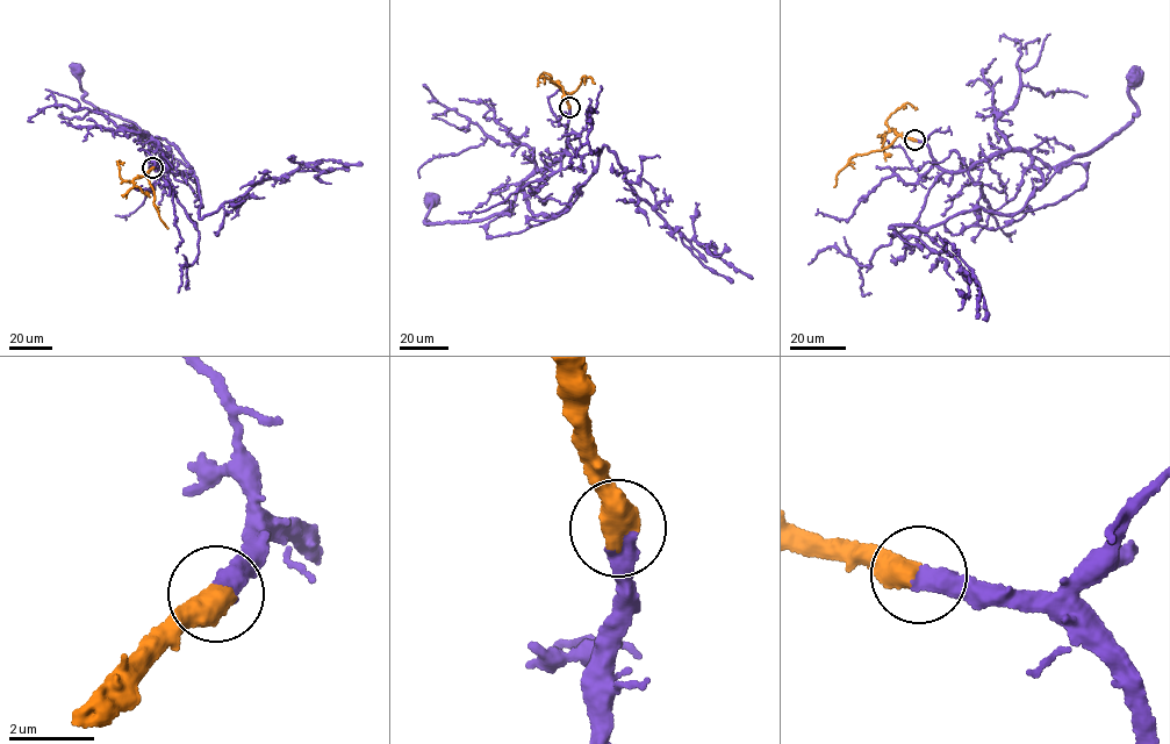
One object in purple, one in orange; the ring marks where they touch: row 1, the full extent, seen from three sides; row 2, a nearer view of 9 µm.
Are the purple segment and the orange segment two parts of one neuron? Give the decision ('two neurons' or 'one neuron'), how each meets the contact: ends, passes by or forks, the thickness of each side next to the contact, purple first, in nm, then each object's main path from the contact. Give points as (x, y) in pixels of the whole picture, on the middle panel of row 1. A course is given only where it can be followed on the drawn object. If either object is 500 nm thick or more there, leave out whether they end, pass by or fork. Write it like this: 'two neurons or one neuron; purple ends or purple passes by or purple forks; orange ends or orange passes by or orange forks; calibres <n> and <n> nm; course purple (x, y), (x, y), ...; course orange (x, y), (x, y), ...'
one neuron; calibres 480 and 650 nm; course purple (569, 107), (566, 150), (522, 183), (507, 209), (469, 221), (424, 222), (435, 200); course orange (569, 107), (566, 93), (574, 91), (581, 78), (589, 77), (595, 83)

